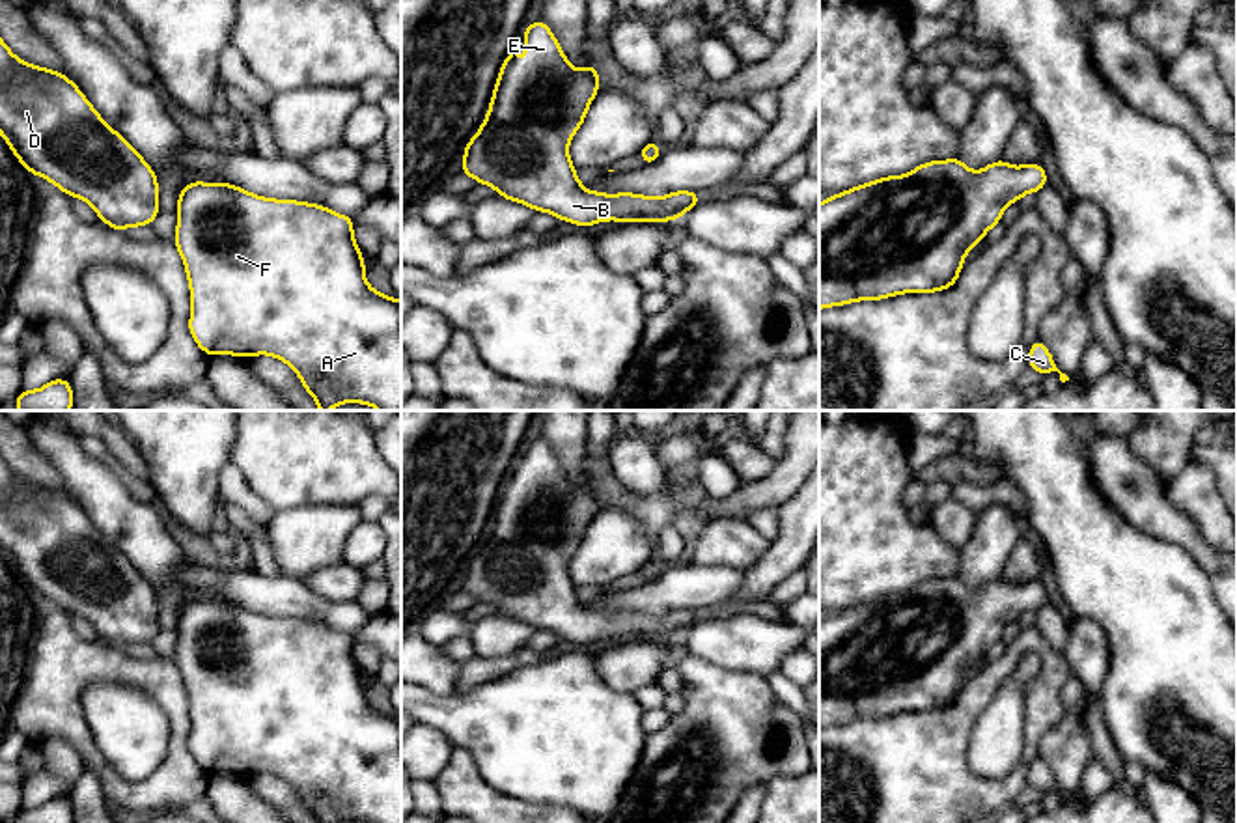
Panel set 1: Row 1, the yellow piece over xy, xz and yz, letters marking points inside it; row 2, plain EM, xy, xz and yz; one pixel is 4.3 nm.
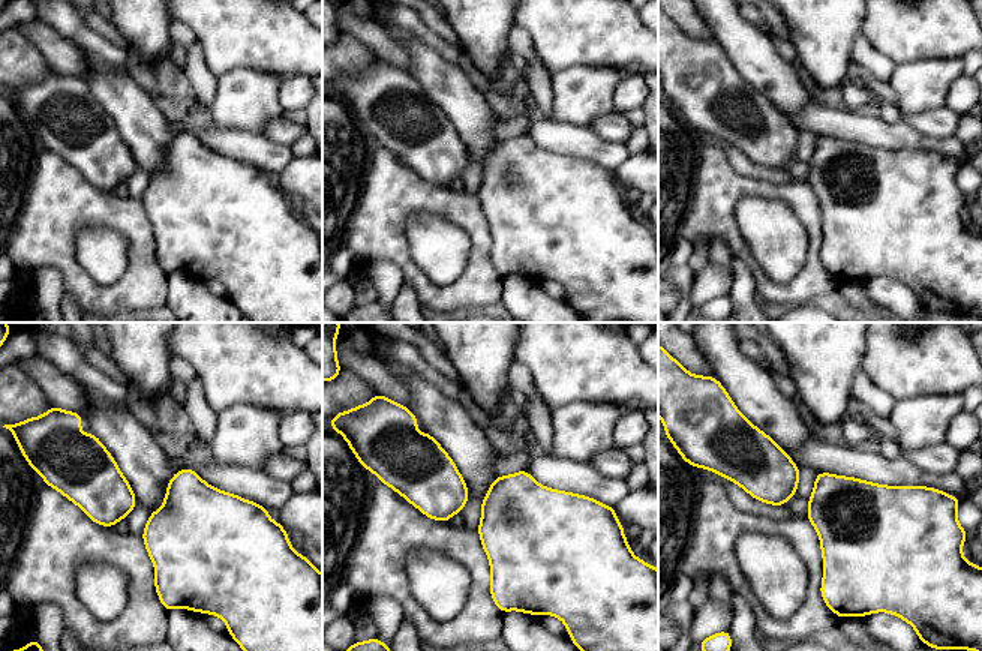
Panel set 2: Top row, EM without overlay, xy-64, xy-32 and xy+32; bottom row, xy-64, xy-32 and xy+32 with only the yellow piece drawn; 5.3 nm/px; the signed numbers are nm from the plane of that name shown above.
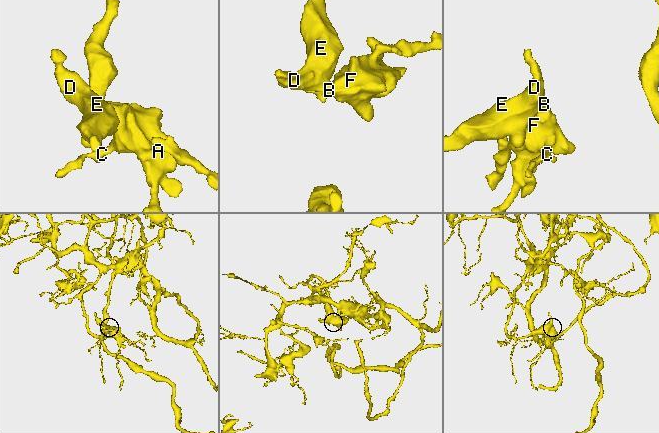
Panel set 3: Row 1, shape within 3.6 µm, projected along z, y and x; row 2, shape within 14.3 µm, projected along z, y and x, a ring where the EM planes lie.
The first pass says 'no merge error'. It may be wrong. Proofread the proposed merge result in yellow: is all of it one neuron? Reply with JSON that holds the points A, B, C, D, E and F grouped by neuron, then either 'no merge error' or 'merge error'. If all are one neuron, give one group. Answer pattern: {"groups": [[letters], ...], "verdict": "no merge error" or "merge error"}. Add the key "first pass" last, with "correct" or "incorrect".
{"groups": [["A", "B", "C", "D", "E", "F"]], "verdict": "no merge error", "first pass": "correct"}

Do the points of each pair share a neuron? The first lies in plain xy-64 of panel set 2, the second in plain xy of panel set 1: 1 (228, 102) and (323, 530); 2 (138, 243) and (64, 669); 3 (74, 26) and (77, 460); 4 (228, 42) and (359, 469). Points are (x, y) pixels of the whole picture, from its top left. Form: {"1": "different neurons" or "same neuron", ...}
{"1": "same neuron", "2": "same neuron", "3": "different neurons", "4": "same neuron"}

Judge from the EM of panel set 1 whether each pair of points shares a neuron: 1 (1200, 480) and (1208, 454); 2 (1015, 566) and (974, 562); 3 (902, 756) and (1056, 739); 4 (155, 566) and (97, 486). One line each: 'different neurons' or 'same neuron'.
1: different neurons
2: different neurons
3: different neurons
4: same neuron

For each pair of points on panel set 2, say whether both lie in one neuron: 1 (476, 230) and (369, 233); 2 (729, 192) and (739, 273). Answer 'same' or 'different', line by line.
1: same
2: different

